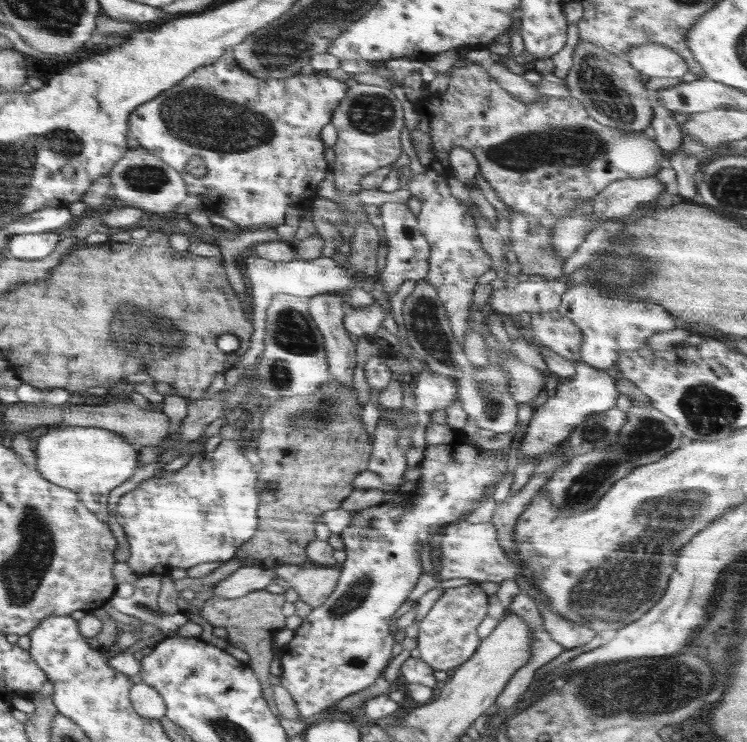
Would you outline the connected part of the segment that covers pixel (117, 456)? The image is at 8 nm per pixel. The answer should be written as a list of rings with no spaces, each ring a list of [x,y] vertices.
[[[78,426],[76,428],[56,428],[56,430],[52,428],[48,434],[40,436],[34,453],[38,455],[35,469],[41,473],[43,478],[78,493],[78,498],[84,503],[84,506],[88,507],[104,523],[108,523],[108,509],[106,508],[108,493],[131,478],[139,464],[138,446],[126,441],[121,434],[105,428],[80,428]]]

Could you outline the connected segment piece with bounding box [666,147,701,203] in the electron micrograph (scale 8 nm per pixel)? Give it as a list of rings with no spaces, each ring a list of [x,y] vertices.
[[[680,147],[672,156],[668,156],[666,160],[666,165],[674,168],[677,174],[678,181],[678,195],[681,196],[682,200],[692,201],[694,203],[699,203],[695,201],[696,199],[696,172],[698,172],[700,166],[700,161],[697,157],[691,154],[686,154],[684,148]]]

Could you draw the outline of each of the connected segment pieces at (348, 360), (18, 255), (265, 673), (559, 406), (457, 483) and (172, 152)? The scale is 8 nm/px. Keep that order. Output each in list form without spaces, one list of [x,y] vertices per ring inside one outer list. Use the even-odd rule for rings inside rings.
[[[318,294],[309,300],[306,300],[306,304],[308,310],[310,310],[313,322],[323,336],[329,374],[332,374],[334,380],[338,380],[343,386],[350,387],[357,364],[356,347],[345,330],[343,318],[351,309],[348,305],[344,305],[342,296],[338,296],[338,294]]]
[[[52,231],[36,234],[17,234],[6,241],[5,254],[14,259],[34,260],[53,252],[60,235]]]
[[[266,589],[252,591],[240,598],[228,599],[224,597],[210,597],[202,604],[198,614],[208,620],[213,627],[222,626],[228,634],[227,642],[241,648],[249,654],[248,663],[254,674],[260,681],[262,697],[268,703],[270,711],[279,719],[281,714],[276,705],[274,695],[274,684],[270,682],[270,664],[274,660],[274,639],[276,634],[286,626],[286,617],[281,614],[285,602],[284,593],[273,594]]]
[[[585,363],[575,366],[575,374],[568,380],[559,380],[556,394],[532,414],[525,436],[520,442],[520,450],[525,460],[547,453],[554,445],[568,438],[576,426],[588,420],[588,414],[596,414],[617,407],[621,393],[616,389],[615,376],[620,374],[614,368],[595,368]]]
[[[428,422],[425,433],[424,459],[418,464],[421,470],[418,478],[420,489],[410,495],[404,507],[381,502],[354,512],[350,526],[339,533],[345,544],[346,559],[340,564],[340,576],[334,592],[330,593],[323,606],[313,608],[310,615],[303,618],[292,640],[279,649],[283,668],[280,682],[296,703],[298,719],[320,717],[336,702],[368,688],[383,675],[393,658],[394,636],[389,631],[389,622],[418,583],[422,572],[420,556],[423,544],[429,544],[428,539],[438,532],[442,533],[450,523],[465,520],[484,496],[492,494],[504,477],[507,466],[504,459],[508,454],[503,453],[503,448],[488,450],[487,458],[480,459],[482,449],[477,451],[462,431],[453,429],[446,422]]]
[[[228,49],[213,63],[194,69],[160,96],[137,106],[130,113],[128,125],[140,146],[180,173],[188,194],[200,196],[204,209],[232,220],[240,230],[250,226],[277,227],[284,224],[290,208],[300,209],[303,214],[311,212],[320,182],[332,171],[324,157],[326,147],[320,134],[346,96],[346,90],[348,85],[344,81],[321,71],[310,75],[298,73],[287,79],[256,77],[240,68]],[[192,158],[202,158],[208,169],[206,175],[199,178],[185,170]]]

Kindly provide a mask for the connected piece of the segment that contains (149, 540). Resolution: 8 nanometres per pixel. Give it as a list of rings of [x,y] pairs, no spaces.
[[[223,438],[214,451],[198,452],[184,468],[160,478],[158,472],[120,497],[115,504],[115,516],[130,544],[130,557],[126,563],[137,576],[160,574],[166,577],[174,568],[188,570],[204,563],[224,563],[234,558],[240,546],[254,536],[260,502],[256,490],[258,474],[244,455],[246,447],[247,443],[242,439],[235,441]]]

